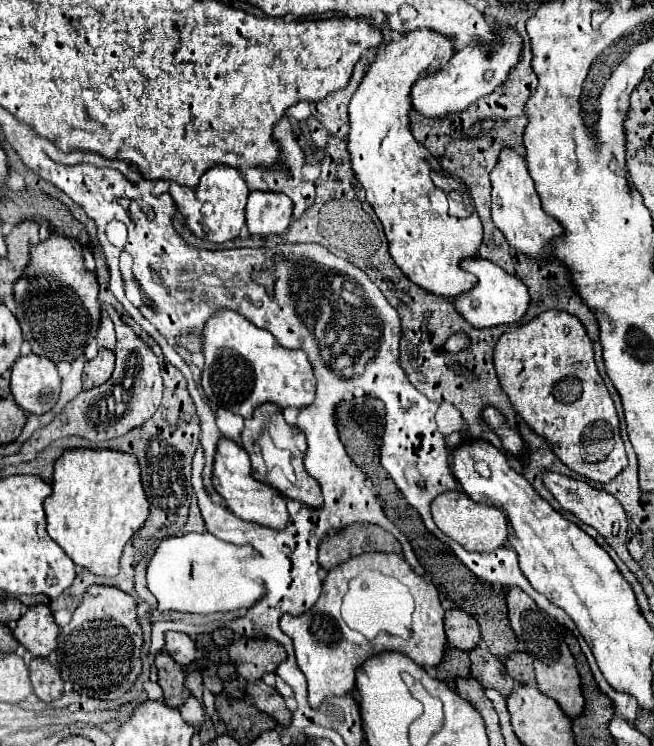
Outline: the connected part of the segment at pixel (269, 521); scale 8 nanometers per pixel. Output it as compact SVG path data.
M226 437L220 439L220 443L216 447L212 483L214 483L214 489L220 493L220 497L226 501L226 507L240 519L254 521L254 523L260 523L260 525L272 527L272 529L284 529L284 525L288 521L288 511L286 511L286 503L284 503L282 495L276 489L268 487L266 483L256 481L250 475L248 453L236 441L226 439Z

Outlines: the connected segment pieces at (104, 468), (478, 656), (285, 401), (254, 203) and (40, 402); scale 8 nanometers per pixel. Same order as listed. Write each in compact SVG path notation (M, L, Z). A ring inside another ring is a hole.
M66 449L54 463L52 495L44 501L48 535L72 557L72 561L94 575L114 577L118 573L118 559L126 541L138 531L148 517L148 501L140 483L138 459L130 453L112 449Z
M476 645L468 651L470 657L470 673L480 681L482 687L492 687L502 695L510 695L514 687L514 679L506 673L504 663L488 653L482 645Z
M220 309L204 323L202 353L206 363L200 385L214 407L252 419L254 409L262 403L274 403L280 409L300 409L314 401L316 379L306 353L300 349L282 347L272 333L258 329L232 309Z
M250 191L246 203L246 225L250 235L280 235L292 221L292 201L284 193Z
M40 355L18 357L12 365L10 391L14 401L28 413L42 415L50 411L60 393L60 377L56 365Z

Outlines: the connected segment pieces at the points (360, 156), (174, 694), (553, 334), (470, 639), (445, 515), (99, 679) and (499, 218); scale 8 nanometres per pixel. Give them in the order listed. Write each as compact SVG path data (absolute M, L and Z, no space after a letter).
M428 29L412 31L408 35L402 35L400 41L392 41L390 45L386 45L386 49L380 51L376 61L368 67L362 83L358 85L358 89L350 101L350 107L348 107L350 133L346 139L350 161L352 161L352 171L358 179L358 183L364 187L368 203L372 205L374 213L382 221L394 263L416 285L420 285L422 289L426 289L434 295L446 297L446 299L468 291L476 283L476 277L466 271L460 271L458 263L466 257L474 257L474 253L482 241L482 223L480 223L478 215L470 215L464 219L448 215L448 193L438 189L430 179L430 171L432 169L440 171L440 163L432 155L428 155L428 149L420 147L420 143L416 143L416 139L410 133L408 113L410 113L412 105L410 105L408 95L410 95L412 85L422 75L434 75L436 71L444 69L452 55L454 55L452 41L444 35L438 35Z
M164 651L156 655L154 663L158 669L158 683L164 689L164 703L170 707L180 707L188 695L184 687L182 667Z
M544 311L530 323L502 333L494 347L494 367L500 387L508 395L514 411L518 411L536 435L546 439L554 455L574 473L594 483L608 483L628 465L612 397L596 369L586 329L574 315L566 311Z
M448 609L444 615L444 631L448 643L458 649L472 649L480 639L480 629L474 617L462 609Z
M446 491L446 493L438 495L432 501L432 517L440 531L444 531L450 539L460 543L468 551L490 553L490 551L504 547L504 543L508 539L506 537L508 523L506 523L504 513L492 505L474 503L472 499L468 499L468 495L464 495L464 491Z
M92 585L84 593L82 603L74 611L72 621L60 631L58 637L58 669L64 681L72 685L78 693L88 693L98 699L118 699L122 693L130 689L130 685L136 681L138 673L142 671L140 661L140 649L142 649L142 629L136 623L136 601L132 595L124 593L118 587L106 587L106 585Z
M502 147L500 159L490 173L490 183L492 183L492 221L494 221L494 225L504 233L504 237L508 239L512 249L516 249L528 257L540 259L542 253L550 247L550 241L562 233L562 227L554 217L550 217L542 211L540 199L534 189L534 181L528 175L524 157L510 147Z

